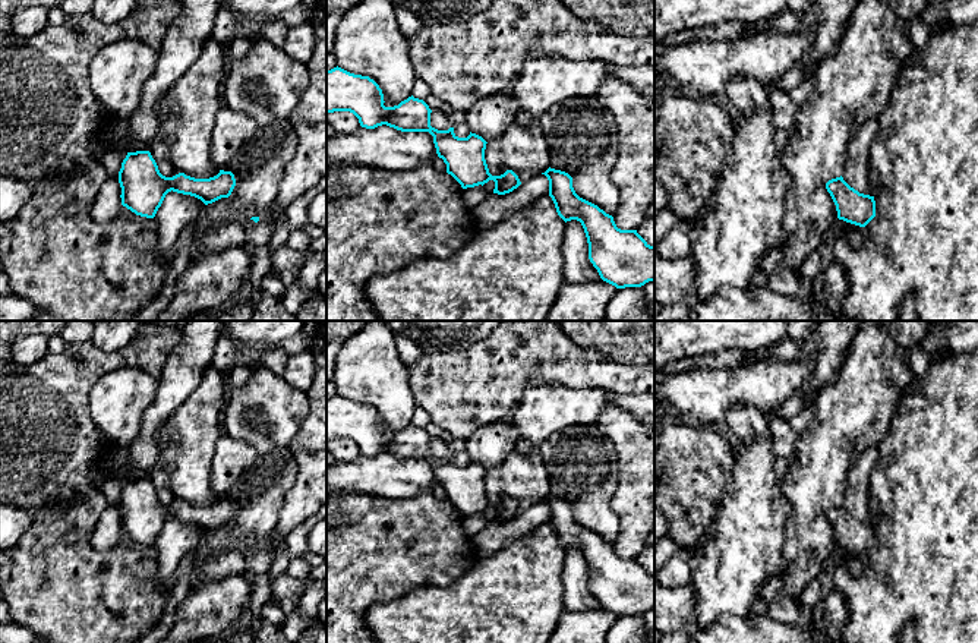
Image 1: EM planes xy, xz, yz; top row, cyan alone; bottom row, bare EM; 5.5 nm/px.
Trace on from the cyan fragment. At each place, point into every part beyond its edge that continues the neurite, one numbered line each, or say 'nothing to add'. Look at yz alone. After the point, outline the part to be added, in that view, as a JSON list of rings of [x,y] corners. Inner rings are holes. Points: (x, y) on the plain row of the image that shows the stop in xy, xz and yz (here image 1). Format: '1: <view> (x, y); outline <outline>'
nothing to add

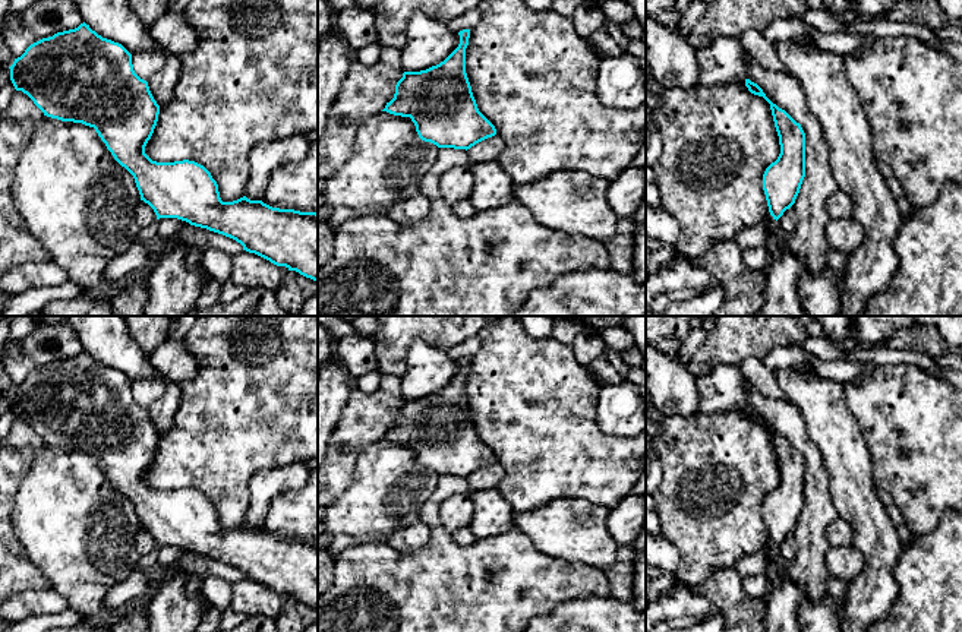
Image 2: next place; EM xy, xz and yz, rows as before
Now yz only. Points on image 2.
nothing to add

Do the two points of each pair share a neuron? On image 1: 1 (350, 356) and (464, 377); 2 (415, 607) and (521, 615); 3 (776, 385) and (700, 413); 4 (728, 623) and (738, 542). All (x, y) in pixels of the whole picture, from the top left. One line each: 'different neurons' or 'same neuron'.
1: different neurons
2: same neuron
3: same neuron
4: different neurons

